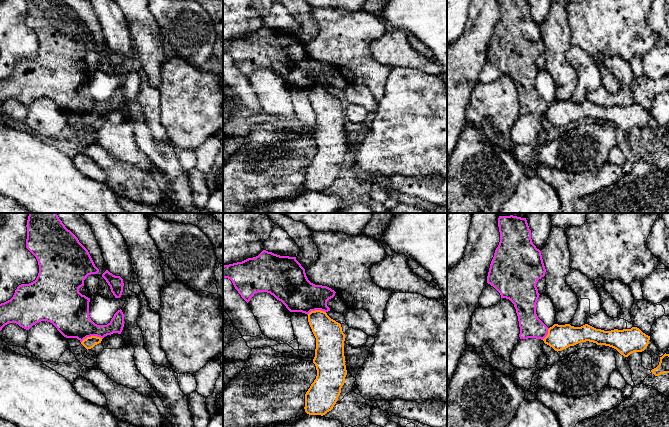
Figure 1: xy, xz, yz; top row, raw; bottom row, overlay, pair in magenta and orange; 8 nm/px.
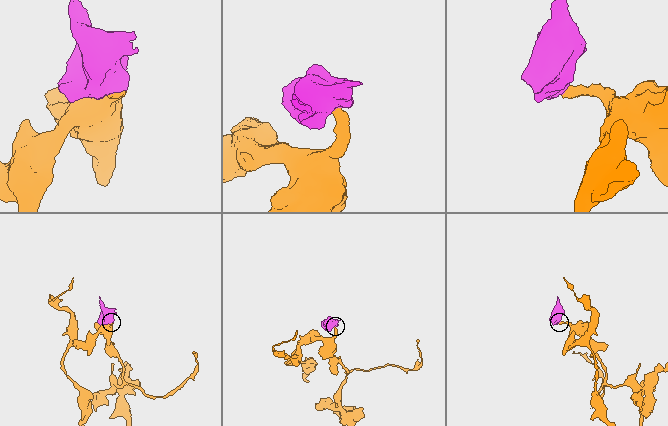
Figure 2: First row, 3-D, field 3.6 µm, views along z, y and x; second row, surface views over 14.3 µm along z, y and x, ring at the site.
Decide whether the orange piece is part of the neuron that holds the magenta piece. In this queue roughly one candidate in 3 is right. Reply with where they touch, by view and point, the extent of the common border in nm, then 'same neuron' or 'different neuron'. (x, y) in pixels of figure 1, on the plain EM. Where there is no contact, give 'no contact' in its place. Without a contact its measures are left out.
xy (91, 111) | 180 nm | different neuron

